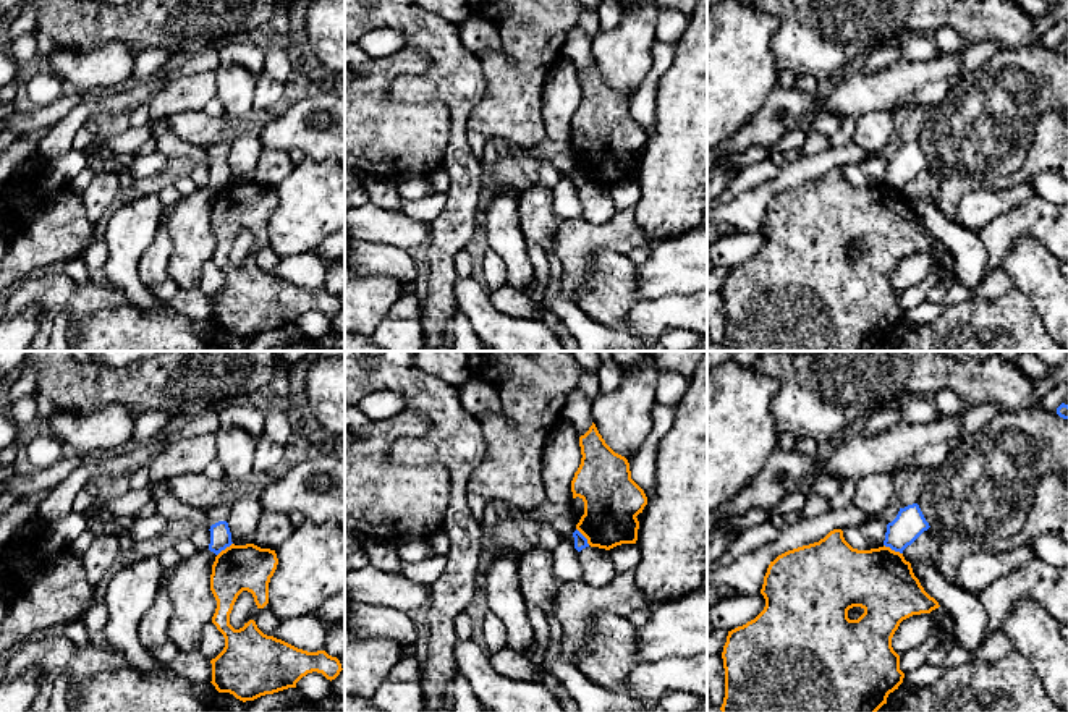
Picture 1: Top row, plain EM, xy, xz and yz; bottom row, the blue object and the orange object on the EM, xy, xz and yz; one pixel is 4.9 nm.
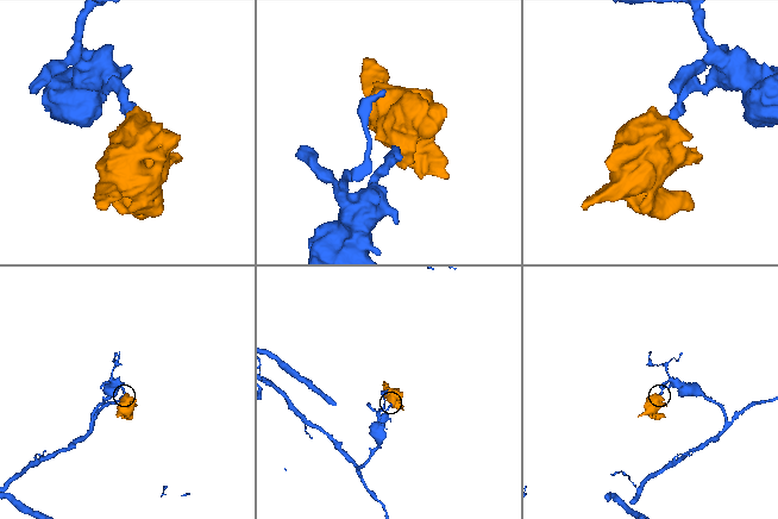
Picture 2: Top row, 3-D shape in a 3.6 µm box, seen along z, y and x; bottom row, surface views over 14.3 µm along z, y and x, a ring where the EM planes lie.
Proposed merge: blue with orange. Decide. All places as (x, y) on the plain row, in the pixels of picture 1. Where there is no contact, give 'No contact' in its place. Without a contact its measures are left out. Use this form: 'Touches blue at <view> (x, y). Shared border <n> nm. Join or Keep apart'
Touches blue at yz (894, 186). Shared border 110 nm. Keep apart

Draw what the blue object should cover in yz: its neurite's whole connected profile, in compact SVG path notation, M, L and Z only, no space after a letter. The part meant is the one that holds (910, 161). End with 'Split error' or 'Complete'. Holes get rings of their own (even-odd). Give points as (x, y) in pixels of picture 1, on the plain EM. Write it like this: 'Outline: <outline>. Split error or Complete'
Outline: M908 142L900 146L896 155L887 162L884 183L903 191L929 165L919 142Z. Complete

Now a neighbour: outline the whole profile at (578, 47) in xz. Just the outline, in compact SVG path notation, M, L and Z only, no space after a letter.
M578 24L566 32L562 57L571 60L579 74L592 63L592 39Z

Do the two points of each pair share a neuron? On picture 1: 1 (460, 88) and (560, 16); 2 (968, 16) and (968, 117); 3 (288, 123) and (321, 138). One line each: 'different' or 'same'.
1: different
2: different
3: same

